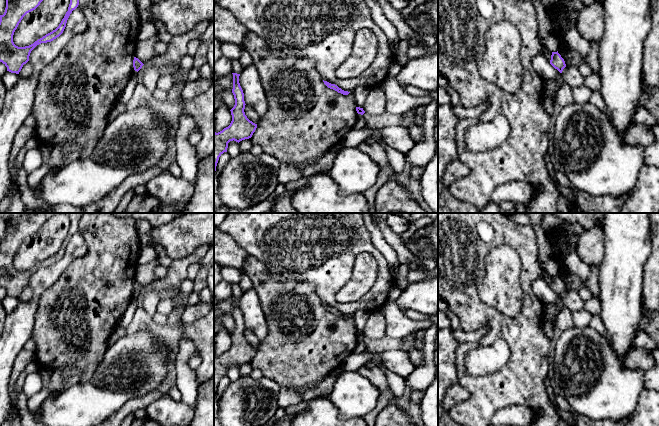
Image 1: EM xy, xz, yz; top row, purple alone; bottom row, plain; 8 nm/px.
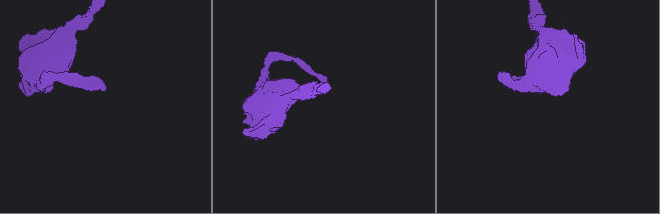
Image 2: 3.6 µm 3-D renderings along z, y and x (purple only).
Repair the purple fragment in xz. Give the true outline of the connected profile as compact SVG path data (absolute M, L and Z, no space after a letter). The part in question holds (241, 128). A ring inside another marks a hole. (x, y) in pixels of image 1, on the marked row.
M232 74L232 93L234 95L235 105L230 110L232 115L230 125L218 133L214 132L214 174L219 157L224 152L227 152L228 143L233 140L239 143L242 140L251 138L257 128L257 124L250 121L244 112L246 104L244 93L239 83L240 74Z

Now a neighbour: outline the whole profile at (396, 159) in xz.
M353 128L343 139L342 145L344 147L358 147L361 142L366 141L370 137L374 137L375 142L385 146L389 165L398 175L400 175L405 167L406 155L388 146L382 137L375 134L374 130L370 128L365 128L363 130Z

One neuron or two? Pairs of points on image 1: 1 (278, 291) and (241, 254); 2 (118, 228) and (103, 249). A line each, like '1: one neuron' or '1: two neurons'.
1: two neurons
2: one neuron

